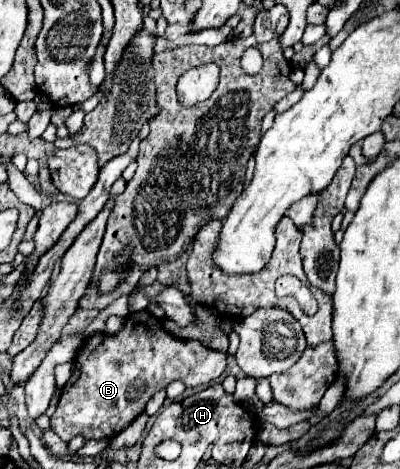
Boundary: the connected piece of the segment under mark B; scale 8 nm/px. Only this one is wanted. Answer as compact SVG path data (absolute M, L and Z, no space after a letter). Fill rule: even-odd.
M137 311L127 315L117 333L87 337L73 363L73 375L61 391L57 411L51 415L51 429L63 441L71 441L73 435L83 435L85 439L117 435L171 381L179 379L189 389L213 383L225 371L225 353L213 351L201 341L179 339L159 327L159 321L149 311Z

